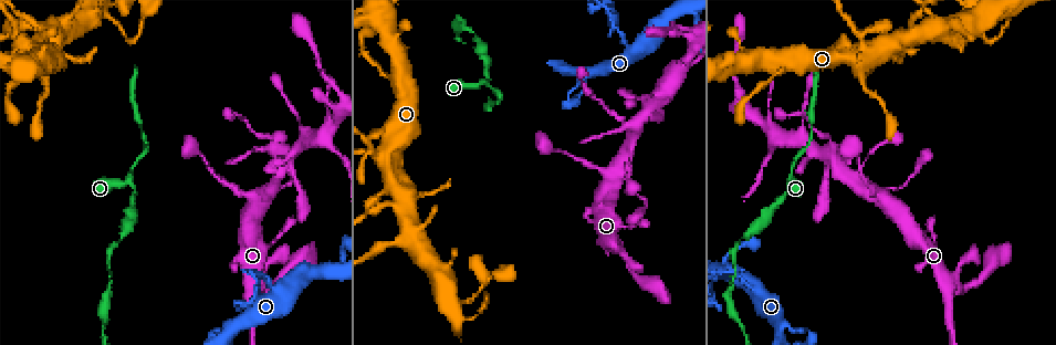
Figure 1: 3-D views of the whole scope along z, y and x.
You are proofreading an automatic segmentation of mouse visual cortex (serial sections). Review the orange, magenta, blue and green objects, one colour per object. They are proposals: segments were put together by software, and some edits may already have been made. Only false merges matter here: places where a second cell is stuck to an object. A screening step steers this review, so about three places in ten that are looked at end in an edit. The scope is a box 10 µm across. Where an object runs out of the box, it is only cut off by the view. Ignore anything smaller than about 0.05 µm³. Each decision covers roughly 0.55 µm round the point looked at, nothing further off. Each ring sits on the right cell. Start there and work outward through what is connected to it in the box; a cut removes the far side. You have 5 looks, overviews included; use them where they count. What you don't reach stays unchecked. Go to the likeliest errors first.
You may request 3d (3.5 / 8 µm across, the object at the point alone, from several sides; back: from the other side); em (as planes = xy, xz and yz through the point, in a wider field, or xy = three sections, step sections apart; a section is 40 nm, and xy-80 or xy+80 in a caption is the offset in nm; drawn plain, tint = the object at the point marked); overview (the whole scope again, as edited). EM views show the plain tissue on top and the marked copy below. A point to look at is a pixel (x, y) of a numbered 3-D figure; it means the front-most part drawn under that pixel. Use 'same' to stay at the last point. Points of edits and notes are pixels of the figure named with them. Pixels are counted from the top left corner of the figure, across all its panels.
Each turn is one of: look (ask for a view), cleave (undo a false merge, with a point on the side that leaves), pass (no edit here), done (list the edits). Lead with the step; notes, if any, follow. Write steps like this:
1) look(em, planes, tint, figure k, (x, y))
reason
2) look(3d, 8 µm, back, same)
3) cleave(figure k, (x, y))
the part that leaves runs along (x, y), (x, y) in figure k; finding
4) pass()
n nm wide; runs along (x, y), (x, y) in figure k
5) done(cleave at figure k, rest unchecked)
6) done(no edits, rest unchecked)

look(3d, 3.5 µm, figure 1, (488, 76))
three arms meet

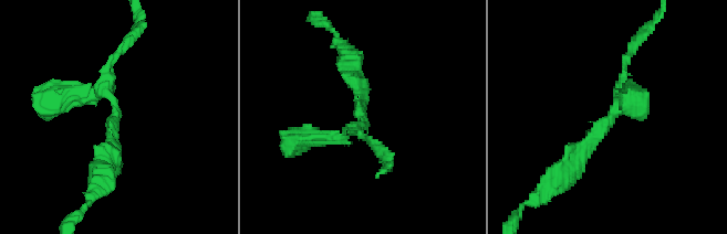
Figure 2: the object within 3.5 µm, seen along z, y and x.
look(em, xy, step 1, tint, figure 2, (608, 116))
3 arms; arms of 150, 250, 250 nm; need the tissue

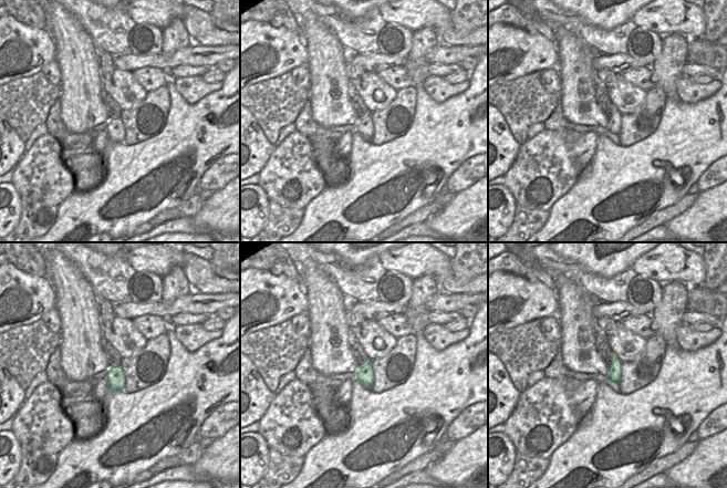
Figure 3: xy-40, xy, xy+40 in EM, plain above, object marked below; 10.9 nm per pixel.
pass()
runs along (629, 96), (620, 93), (563, 173) in figure 2; all the same cell

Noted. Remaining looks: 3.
look(3d, 3.5 µm, figure 1, (618, 253))
thin arm on a thick one

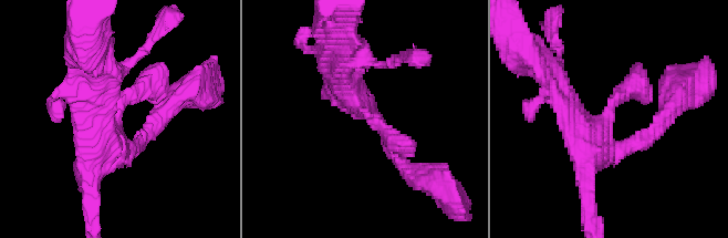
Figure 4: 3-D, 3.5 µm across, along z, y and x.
look(em, xy, step 2, tint, figure 4, (608, 132))
4 arms; arms of 150, 200, 350, 400 nm

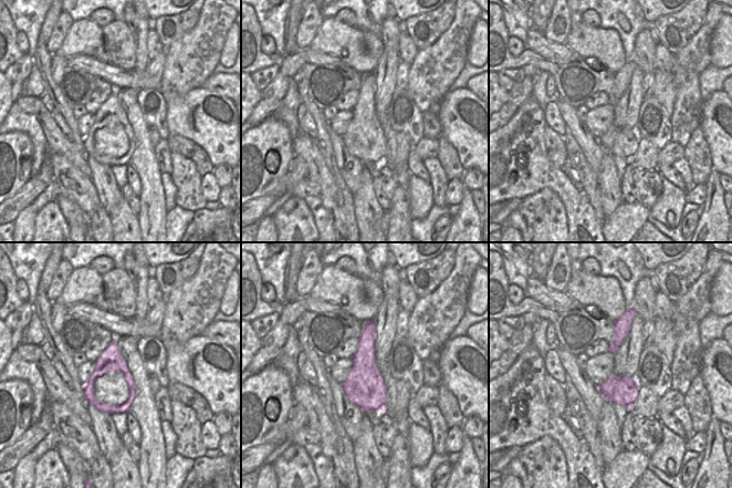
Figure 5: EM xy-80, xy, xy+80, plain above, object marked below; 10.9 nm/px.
pass()
runs along (341, 61), (398, 161) in figure 4; all the same cell

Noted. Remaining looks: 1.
done(no edits, rest unchecked)

